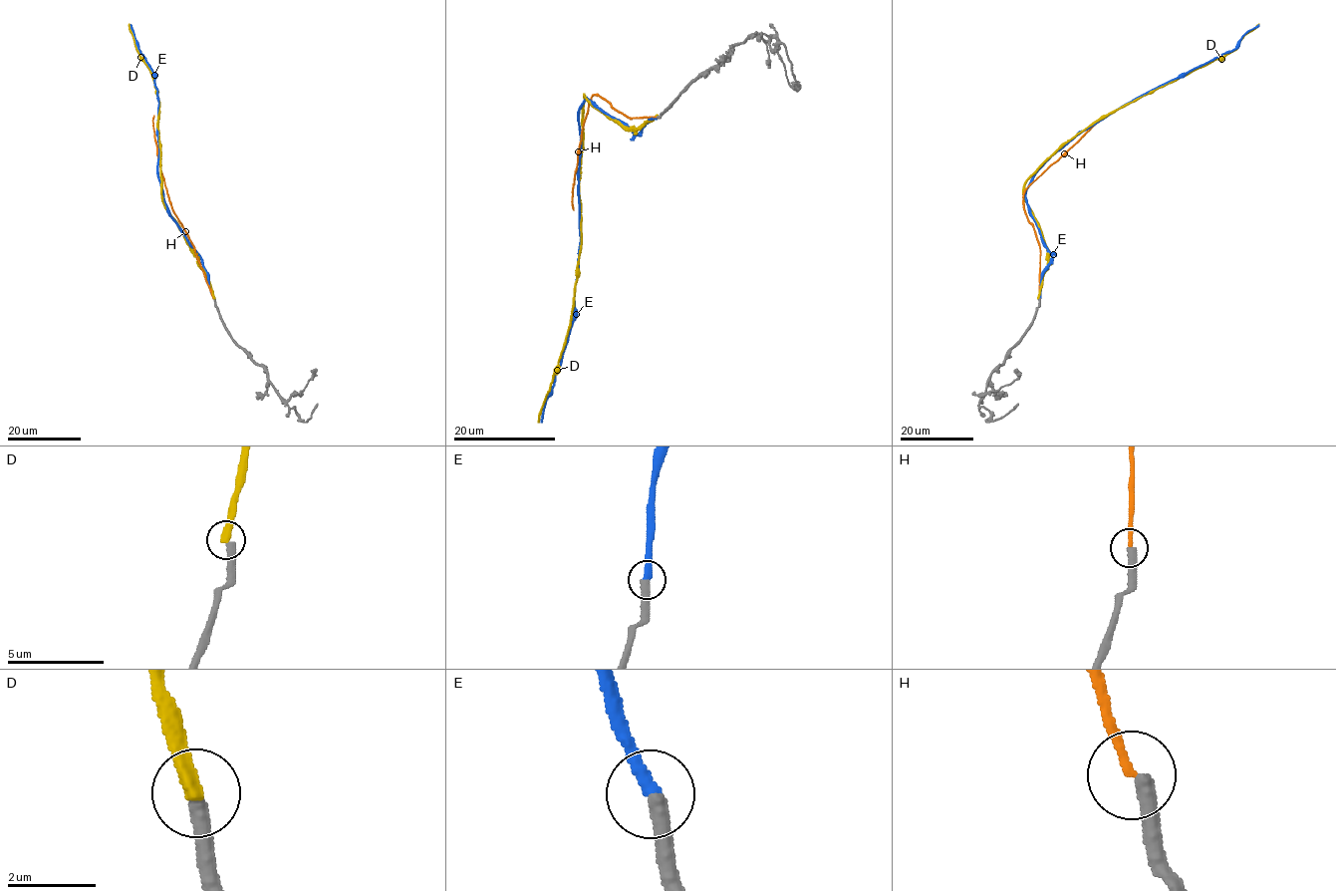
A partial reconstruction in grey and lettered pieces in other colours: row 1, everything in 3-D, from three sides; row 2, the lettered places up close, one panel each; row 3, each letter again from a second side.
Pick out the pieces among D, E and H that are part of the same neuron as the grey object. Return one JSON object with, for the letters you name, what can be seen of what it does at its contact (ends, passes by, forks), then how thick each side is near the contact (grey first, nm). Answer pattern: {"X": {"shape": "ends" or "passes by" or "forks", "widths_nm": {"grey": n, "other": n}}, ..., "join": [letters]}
{"E": {"shape": "ends", "widths_nm": {"grey": 400, "other": 340}}, "join": ["E"]}

